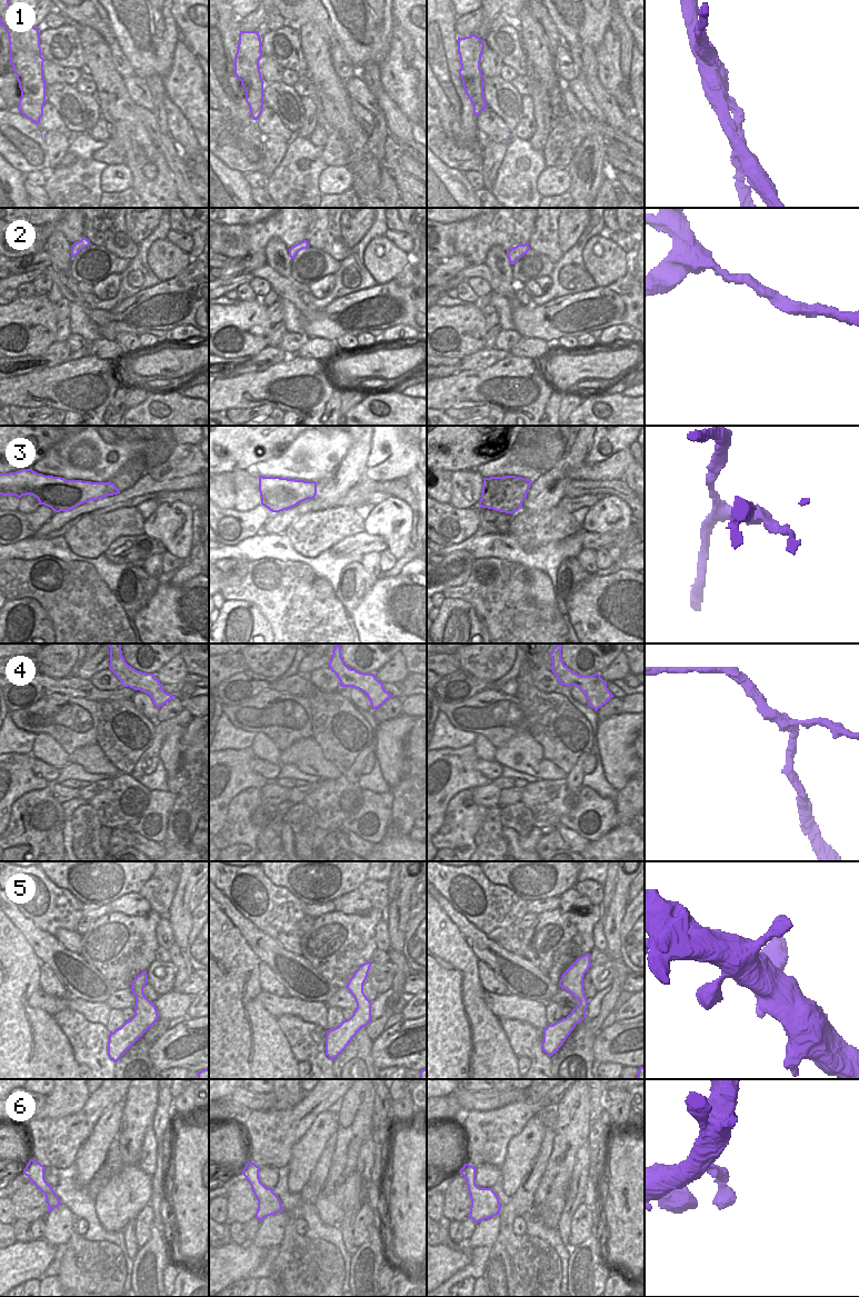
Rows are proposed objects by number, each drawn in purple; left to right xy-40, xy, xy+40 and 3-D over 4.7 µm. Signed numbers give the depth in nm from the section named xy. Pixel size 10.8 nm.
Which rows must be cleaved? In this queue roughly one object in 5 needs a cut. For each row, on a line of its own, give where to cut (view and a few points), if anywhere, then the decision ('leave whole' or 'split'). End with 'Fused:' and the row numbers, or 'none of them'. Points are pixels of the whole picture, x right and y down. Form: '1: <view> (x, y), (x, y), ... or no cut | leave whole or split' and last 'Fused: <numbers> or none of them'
1: xy+40 (461, 65), (471, 78), (468, 90), (473, 102), (482, 109) | split
2: no cut | leave whole
3: xy+40 (490, 477), (490, 492), (496, 496), (496, 502), (501, 511) | split
4: no cut | leave whole
5: no cut | leave whole
6: no cut | leave whole
Fused: 1, 3

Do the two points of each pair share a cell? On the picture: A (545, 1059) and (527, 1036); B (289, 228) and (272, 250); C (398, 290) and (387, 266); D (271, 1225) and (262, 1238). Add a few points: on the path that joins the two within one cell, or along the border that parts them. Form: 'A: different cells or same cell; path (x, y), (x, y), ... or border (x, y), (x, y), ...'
A: same cell; path (539, 1054), (527, 1041)
B: different cells; border (288, 249), (282, 241), (273, 237), (263, 251)
C: different cells; border (409, 263), (390, 280), (377, 285)
D: same cell; path (271, 1228), (266, 1235)

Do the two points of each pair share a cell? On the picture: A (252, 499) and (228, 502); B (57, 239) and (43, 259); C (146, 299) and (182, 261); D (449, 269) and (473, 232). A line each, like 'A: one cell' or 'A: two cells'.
A: two cells
B: two cells
C: two cells
D: two cells

